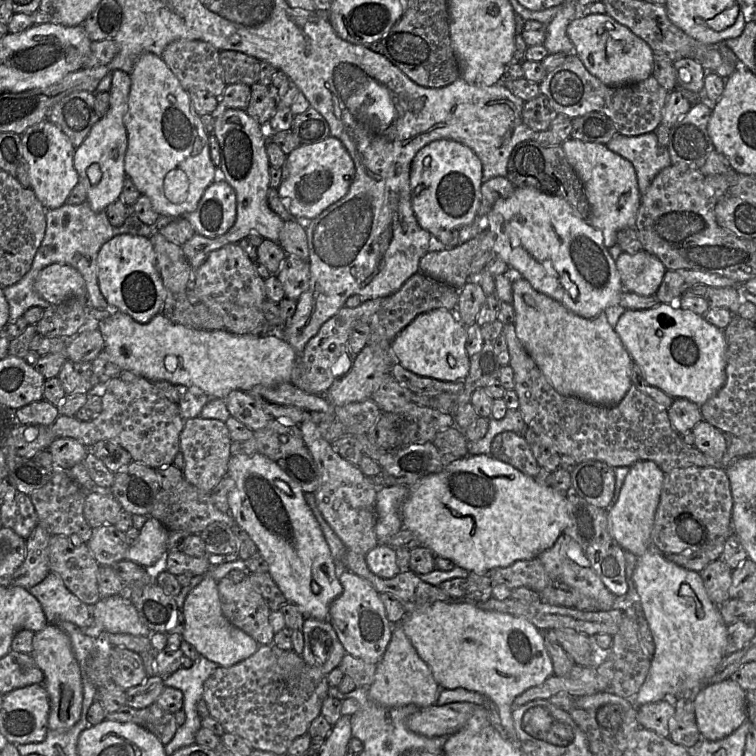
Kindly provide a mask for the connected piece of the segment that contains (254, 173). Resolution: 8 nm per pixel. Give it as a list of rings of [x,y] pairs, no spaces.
[[[221,103],[211,115],[215,118],[214,136],[218,141],[221,154],[218,169],[222,171],[226,182],[236,192],[237,216],[234,225],[226,234],[208,238],[196,233],[181,246],[193,270],[200,267],[211,252],[227,244],[238,243],[251,233],[257,233],[263,239],[278,243],[279,232],[284,224],[284,220],[268,204],[270,163],[266,152],[267,139],[262,134],[261,126],[245,110],[224,108]]]

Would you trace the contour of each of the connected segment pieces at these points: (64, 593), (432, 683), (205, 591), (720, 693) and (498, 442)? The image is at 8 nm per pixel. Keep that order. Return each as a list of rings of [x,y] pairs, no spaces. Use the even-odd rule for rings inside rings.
[[[54,572],[28,591],[40,602],[48,623],[71,622],[82,628],[94,621],[92,606],[71,593]]]
[[[394,624],[391,640],[377,664],[374,682],[368,688],[368,697],[385,707],[414,704],[418,707],[435,705],[442,688],[433,677],[428,664],[422,660],[400,624]]]
[[[204,576],[187,595],[182,612],[185,618],[182,639],[193,645],[200,655],[219,666],[233,666],[253,655],[260,646],[250,635],[225,618],[220,605],[217,582],[210,576]]]
[[[731,679],[704,685],[694,693],[696,724],[702,739],[721,740],[748,720],[746,693]]]
[[[515,432],[496,435],[491,444],[491,455],[531,477],[535,477],[541,468],[525,438]]]

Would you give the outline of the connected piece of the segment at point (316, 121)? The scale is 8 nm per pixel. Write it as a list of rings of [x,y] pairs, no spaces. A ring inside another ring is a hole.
[[[311,107],[294,116],[290,131],[299,138],[301,145],[317,143],[330,136],[327,121]]]

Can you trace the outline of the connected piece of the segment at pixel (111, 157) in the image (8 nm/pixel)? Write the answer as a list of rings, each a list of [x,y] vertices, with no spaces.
[[[122,71],[112,72],[109,91],[110,104],[107,113],[91,128],[88,136],[74,153],[74,167],[87,191],[87,202],[95,212],[105,211],[107,206],[119,200],[126,179],[124,159],[128,146],[127,130],[123,117],[127,111],[131,75]]]

